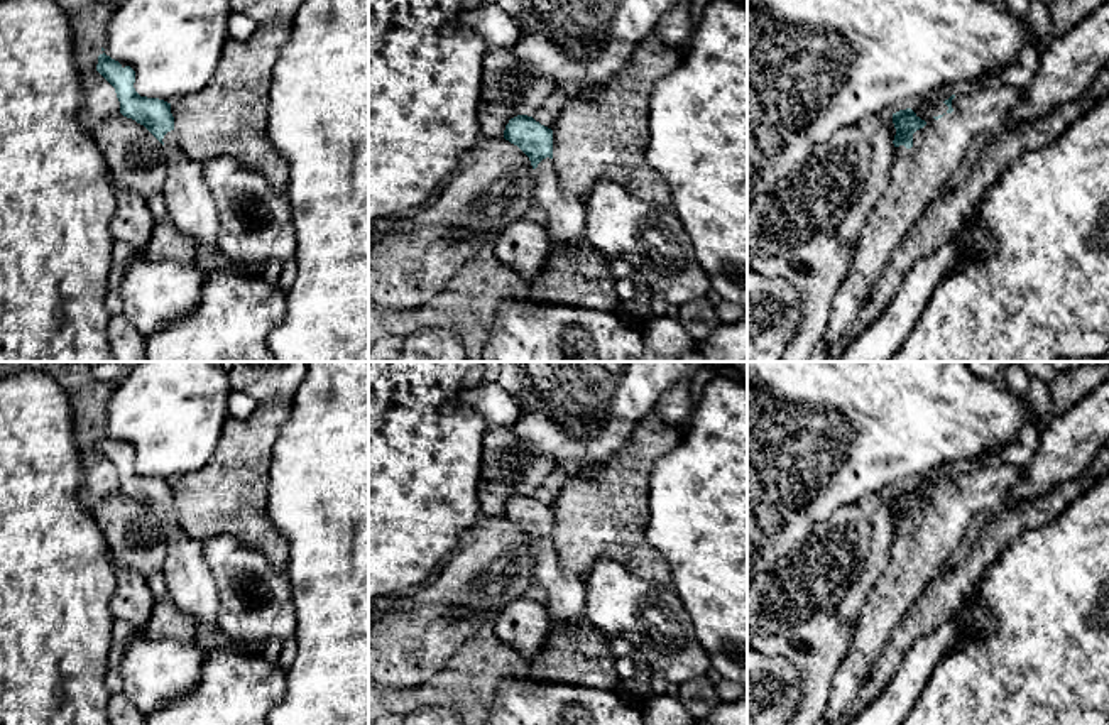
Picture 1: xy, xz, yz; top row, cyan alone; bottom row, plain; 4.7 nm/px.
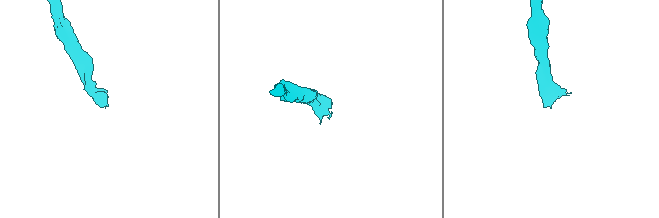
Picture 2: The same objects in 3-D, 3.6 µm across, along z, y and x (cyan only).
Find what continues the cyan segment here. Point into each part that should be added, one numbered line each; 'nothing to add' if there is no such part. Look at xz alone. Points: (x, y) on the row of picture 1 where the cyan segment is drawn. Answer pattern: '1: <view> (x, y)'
1: xz (565, 215)

